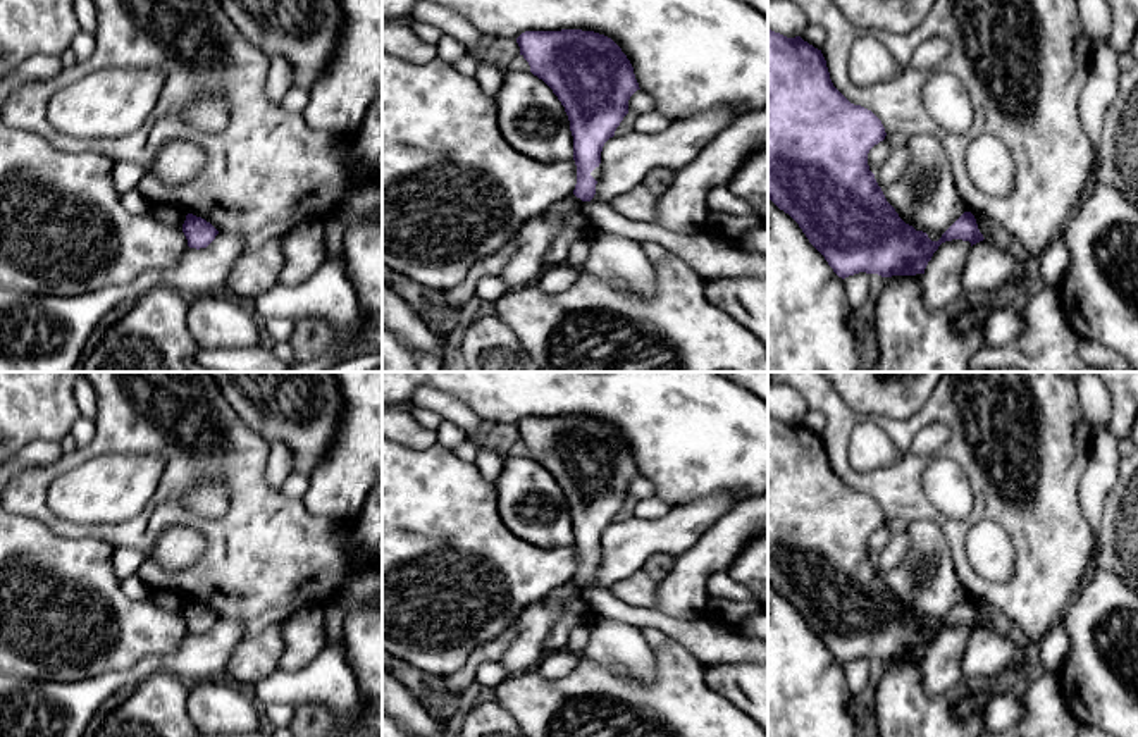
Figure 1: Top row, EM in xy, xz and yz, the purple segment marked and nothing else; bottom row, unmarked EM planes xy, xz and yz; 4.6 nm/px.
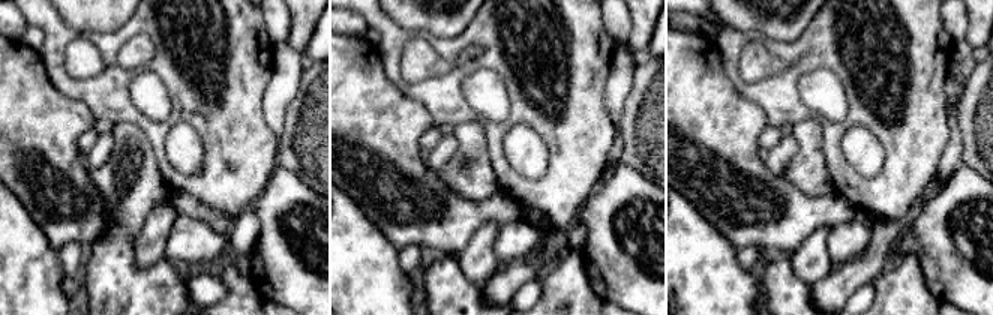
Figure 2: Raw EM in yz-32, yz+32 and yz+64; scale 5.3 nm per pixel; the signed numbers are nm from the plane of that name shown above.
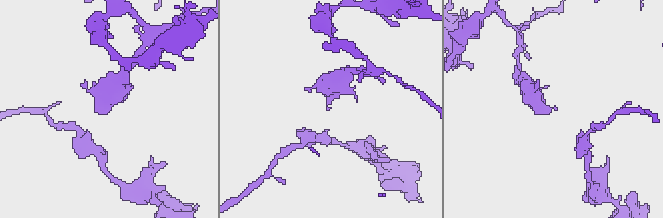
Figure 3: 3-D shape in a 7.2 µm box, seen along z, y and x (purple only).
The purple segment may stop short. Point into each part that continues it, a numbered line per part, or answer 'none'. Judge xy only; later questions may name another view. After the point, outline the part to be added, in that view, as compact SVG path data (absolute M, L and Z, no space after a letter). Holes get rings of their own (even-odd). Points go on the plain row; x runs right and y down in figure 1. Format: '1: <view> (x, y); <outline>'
none

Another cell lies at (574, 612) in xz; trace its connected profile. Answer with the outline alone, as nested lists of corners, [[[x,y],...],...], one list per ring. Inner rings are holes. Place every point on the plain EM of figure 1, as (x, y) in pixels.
[[[582,598],[566,599],[561,606],[561,611],[544,641],[544,651],[553,653],[566,647],[570,632],[584,623],[589,616],[589,608]]]

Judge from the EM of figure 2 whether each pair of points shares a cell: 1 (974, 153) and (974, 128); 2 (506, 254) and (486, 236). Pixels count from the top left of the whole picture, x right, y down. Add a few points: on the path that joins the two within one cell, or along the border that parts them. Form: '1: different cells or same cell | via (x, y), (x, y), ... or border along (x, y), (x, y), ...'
1: same cell | via (974, 147), (974, 134)
2: different cells | border along (503, 224), (495, 240), (495, 258), (500, 266)

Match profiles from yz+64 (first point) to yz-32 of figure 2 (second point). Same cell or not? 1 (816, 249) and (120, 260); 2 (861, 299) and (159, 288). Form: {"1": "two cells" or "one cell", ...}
{"1": "two cells", "2": "two cells"}

